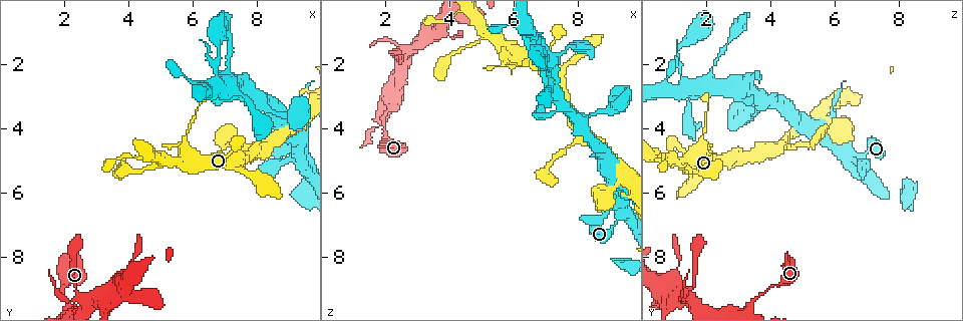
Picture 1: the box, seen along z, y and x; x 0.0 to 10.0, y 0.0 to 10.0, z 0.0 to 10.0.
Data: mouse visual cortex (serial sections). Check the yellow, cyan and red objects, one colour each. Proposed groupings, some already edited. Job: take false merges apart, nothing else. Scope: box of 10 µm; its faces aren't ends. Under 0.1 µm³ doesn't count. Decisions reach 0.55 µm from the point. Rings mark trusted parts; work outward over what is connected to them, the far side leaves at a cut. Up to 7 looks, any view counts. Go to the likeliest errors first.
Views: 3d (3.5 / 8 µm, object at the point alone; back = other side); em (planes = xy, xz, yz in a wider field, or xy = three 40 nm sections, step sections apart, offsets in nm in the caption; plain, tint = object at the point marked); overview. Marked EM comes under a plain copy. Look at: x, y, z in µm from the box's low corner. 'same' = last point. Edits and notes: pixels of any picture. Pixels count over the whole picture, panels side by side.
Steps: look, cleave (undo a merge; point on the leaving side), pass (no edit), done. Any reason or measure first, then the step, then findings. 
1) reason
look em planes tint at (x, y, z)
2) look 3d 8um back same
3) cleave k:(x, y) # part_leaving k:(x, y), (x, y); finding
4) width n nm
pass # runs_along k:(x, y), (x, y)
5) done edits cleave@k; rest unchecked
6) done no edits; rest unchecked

thin neck
look 3d 3.5um at (6.85, 1.60, 1.05)

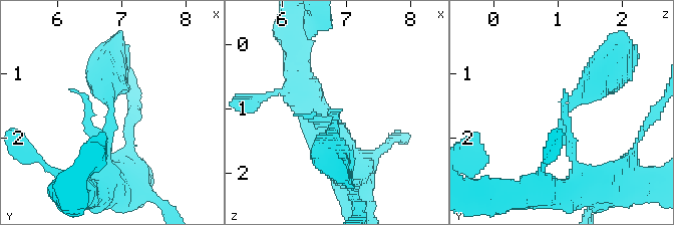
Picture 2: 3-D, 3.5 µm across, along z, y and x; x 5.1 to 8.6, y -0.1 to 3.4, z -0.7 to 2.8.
look em planes tint at (6.85, 1.65, 1.10)

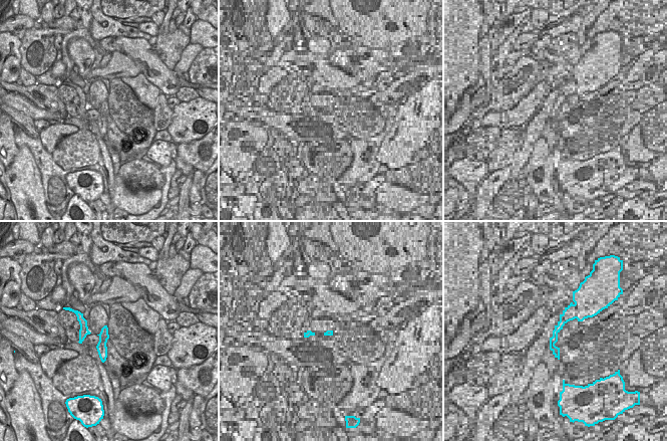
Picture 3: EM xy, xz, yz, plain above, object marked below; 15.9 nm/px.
pass # all the same cell

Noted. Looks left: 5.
thick turns thin
look 3d 3.5um at (2.00, 9.30, 3.50)

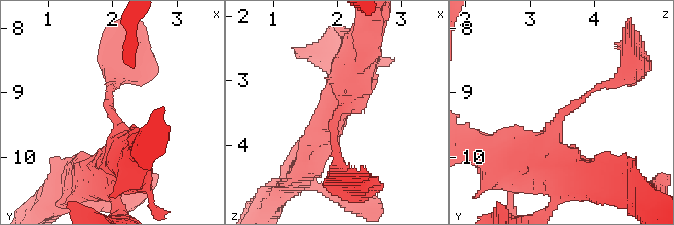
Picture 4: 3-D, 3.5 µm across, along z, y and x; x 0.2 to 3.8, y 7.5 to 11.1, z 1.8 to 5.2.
arm_widths 100, 500 nm
look em xy step 5 tint at (2.00, 9.35, 3.55)

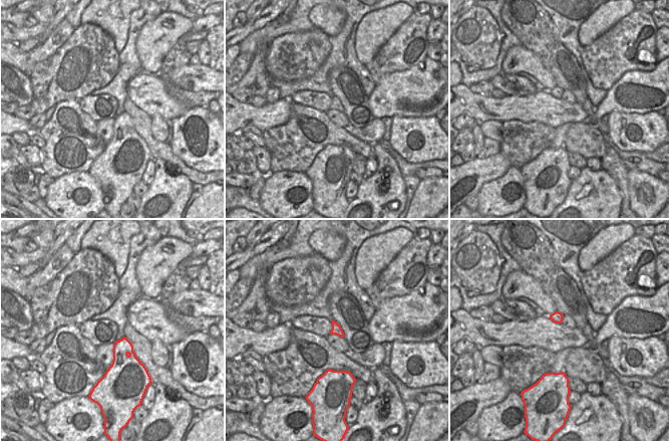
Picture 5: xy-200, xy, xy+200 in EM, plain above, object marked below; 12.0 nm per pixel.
look em xy step 2 tint same

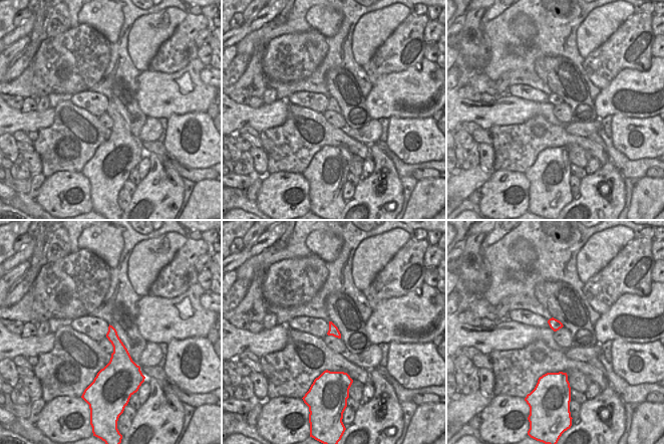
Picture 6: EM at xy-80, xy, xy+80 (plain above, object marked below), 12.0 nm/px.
pass # runs_along 4:(339, 169), (333, 123), (351, 78); one cell here

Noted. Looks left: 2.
three arms meet
look 3d 3.5um at (3.75, 9.00, 0.80)

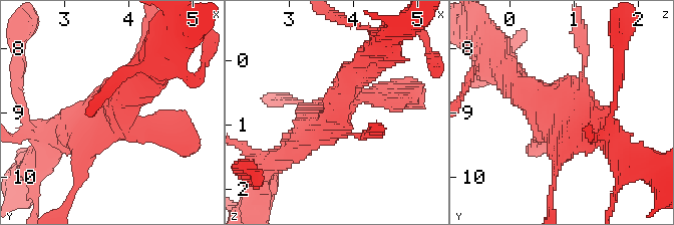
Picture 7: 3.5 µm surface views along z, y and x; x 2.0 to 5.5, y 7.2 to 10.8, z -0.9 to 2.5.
look em planes tint at (3.75, 9.00, 0.85)

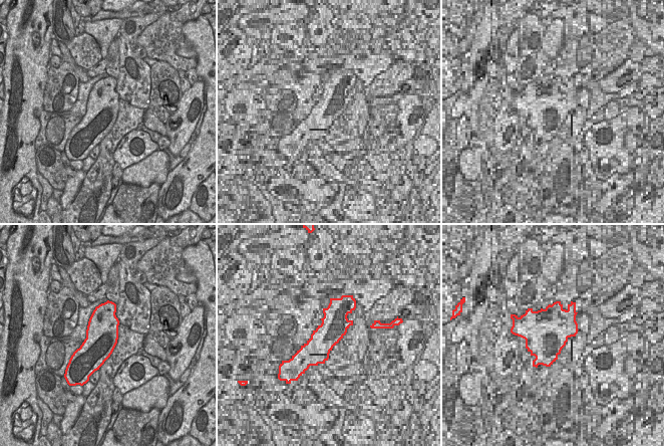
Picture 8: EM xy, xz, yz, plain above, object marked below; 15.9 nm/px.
width 500 nm
pass # runs_along 7:(285, 155), (365, 64); all the same cell

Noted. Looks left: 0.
done no edits; rest unchecked

